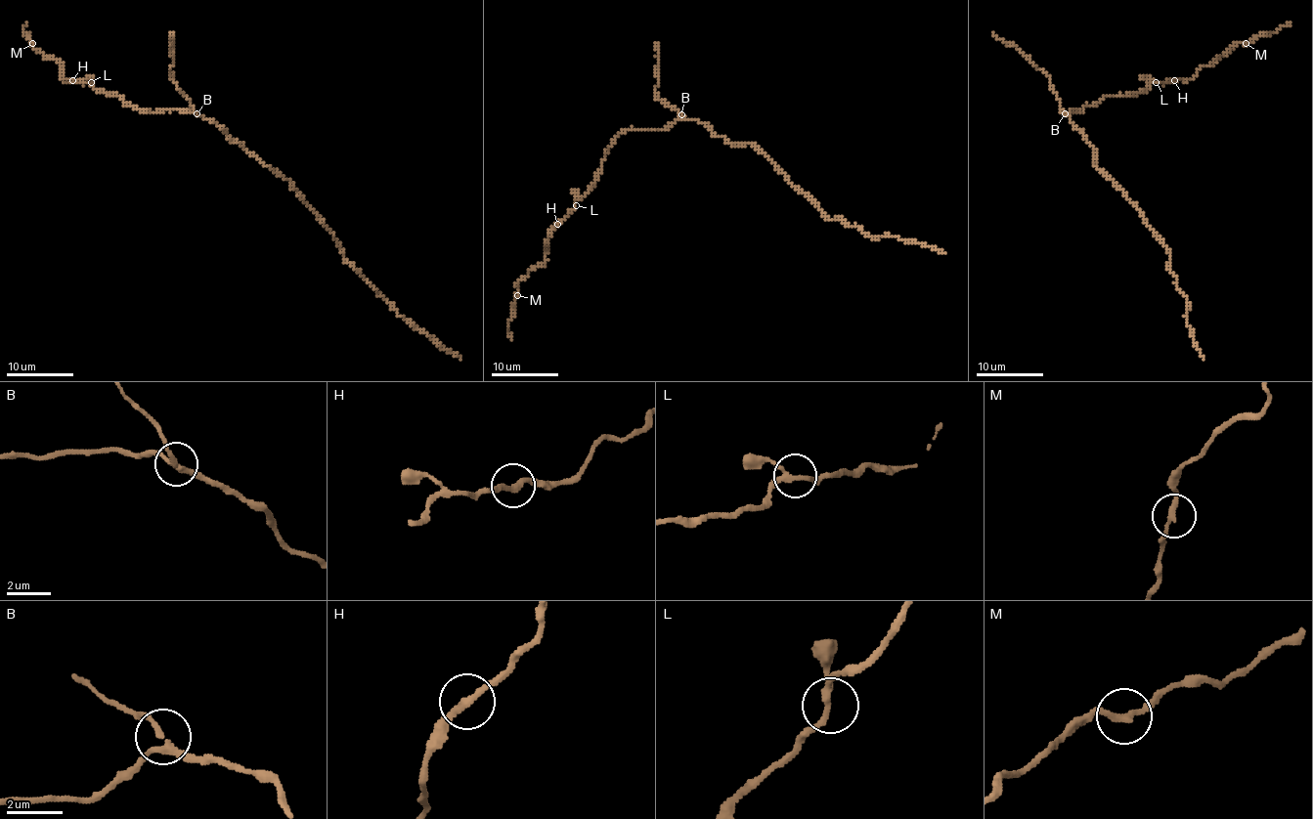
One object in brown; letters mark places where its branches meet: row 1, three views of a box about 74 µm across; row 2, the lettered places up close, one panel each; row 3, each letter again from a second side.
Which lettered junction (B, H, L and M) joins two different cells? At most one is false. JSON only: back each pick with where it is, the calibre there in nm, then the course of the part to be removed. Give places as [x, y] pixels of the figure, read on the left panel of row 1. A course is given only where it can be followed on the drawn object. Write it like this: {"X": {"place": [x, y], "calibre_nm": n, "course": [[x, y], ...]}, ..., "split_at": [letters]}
{"split_at": []}

